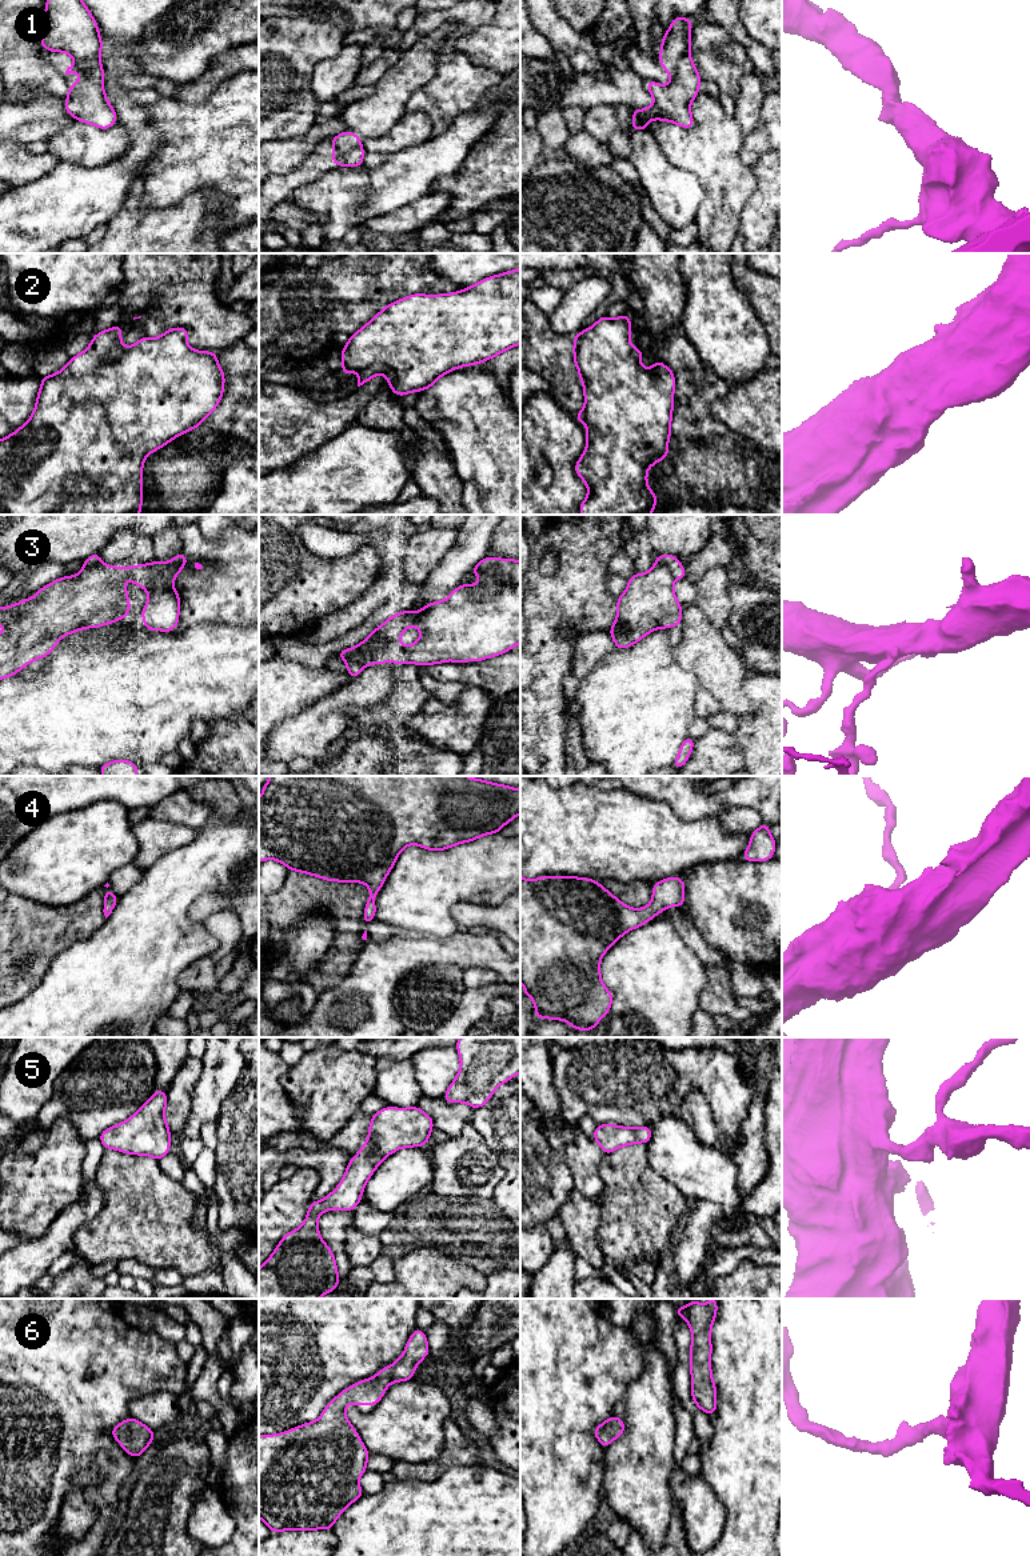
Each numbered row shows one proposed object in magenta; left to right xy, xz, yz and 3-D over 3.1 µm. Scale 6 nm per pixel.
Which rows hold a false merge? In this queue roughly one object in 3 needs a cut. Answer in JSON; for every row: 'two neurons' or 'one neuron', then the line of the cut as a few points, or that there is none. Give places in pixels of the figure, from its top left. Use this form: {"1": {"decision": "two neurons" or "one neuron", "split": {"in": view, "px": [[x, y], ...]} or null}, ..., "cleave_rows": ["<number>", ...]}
{"1": {"decision": "two neurons", "split": {"in": "xz", "px": [[332, 143], [343, 151], [360, 147]]}}, "2": {"decision": "two neurons", "split": {"in": "xz", "px": [[360, 371], [374, 364], [384, 364], [392, 371], [394, 380]]}}, "3": {"decision": "two neurons", "split": {"in": "yz", "px": [[655, 563], [665, 564], [675, 578]]}}, "4": {"decision": "one neuron", "split": null}, "5": {"decision": "one neuron", "split": null}, "6": {"decision": "one neuron", "split": null}, "cleave_rows": ["1", "2", "3"]}

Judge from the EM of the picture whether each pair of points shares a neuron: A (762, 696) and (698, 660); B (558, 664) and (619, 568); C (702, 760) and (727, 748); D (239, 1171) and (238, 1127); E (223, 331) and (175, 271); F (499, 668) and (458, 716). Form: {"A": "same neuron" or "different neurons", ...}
{"A": "different neurons", "B": "different neurons", "C": "same neuron", "D": "same neuron", "E": "same neuron", "F": "different neurons"}

